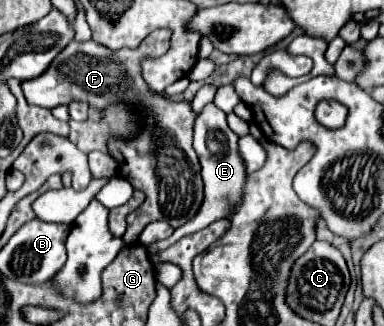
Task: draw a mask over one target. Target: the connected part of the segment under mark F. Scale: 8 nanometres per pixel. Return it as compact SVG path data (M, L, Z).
M167 28L155 30L151 32L139 48L121 48L119 52L111 52L109 48L103 48L101 44L97 44L95 40L87 40L87 42L71 42L53 62L51 68L47 68L47 72L35 80L27 80L21 84L23 94L27 94L29 104L37 104L43 108L55 108L59 104L71 104L71 102L87 102L91 108L105 112L105 108L113 106L113 104L121 104L121 106L129 106L135 110L135 114L141 114L141 126L139 126L139 134L135 138L111 138L107 142L107 150L109 154L117 160L119 164L119 174L123 178L127 178L133 188L143 190L143 194L147 196L145 202L127 216L127 232L123 234L125 240L137 240L139 234L143 232L143 228L155 220L165 220L169 222L173 228L179 228L181 224L185 224L187 218L191 218L201 202L203 202L203 180L201 180L201 168L199 168L199 160L197 154L191 146L193 142L193 124L197 118L197 112L191 108L191 102L181 100L175 102L159 92L155 92L143 78L141 74L141 64L145 58L159 58L163 56L169 46L171 46L171 32Z

